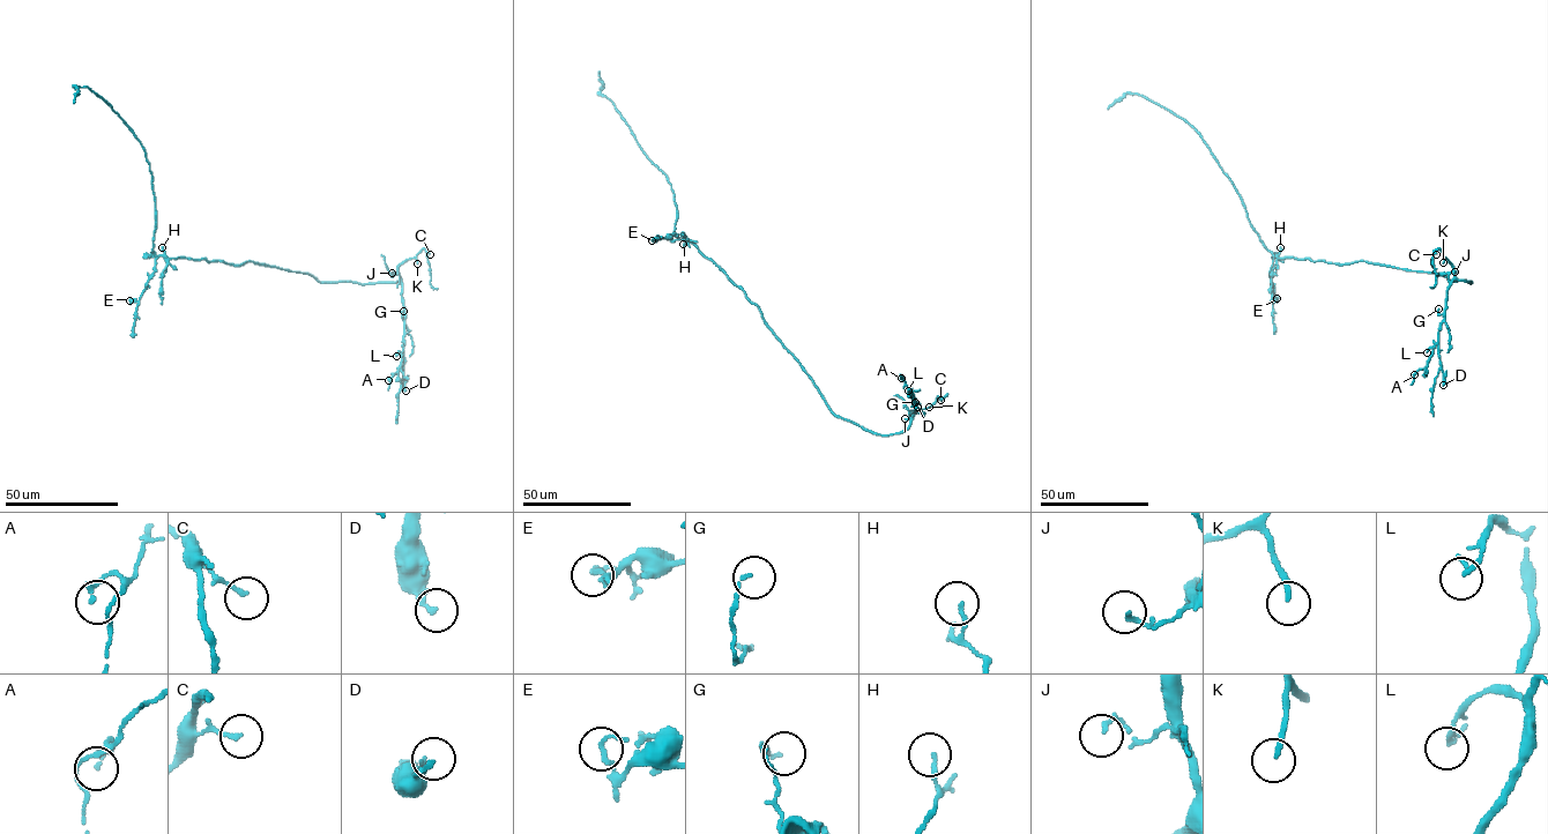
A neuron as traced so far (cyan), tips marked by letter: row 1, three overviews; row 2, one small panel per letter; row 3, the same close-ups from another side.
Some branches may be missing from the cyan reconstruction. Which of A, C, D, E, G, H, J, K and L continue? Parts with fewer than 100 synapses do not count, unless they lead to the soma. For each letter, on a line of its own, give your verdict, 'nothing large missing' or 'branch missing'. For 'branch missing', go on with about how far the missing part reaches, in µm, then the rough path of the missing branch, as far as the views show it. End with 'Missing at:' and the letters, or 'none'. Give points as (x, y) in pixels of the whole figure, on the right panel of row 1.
A: nothing large missing
C: nothing large missing
D: nothing large missing
E: nothing large missing
G: nothing large missing
H: nothing large missing
J: nothing large missing
K: branch missing | 9 µm
L: nothing large missing
Missing at: K

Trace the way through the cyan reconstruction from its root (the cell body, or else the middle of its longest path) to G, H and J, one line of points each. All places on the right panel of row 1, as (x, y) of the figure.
G: (1339, 263), (1366, 261), (1472, 282), (1453, 280), (1448, 289), (1445, 313), (1438, 315), (1438, 308)
H: (1339, 263), (1278, 258), (1280, 247)
J: (1339, 263), (1366, 261), (1472, 282), (1457, 280), (1455, 272)

